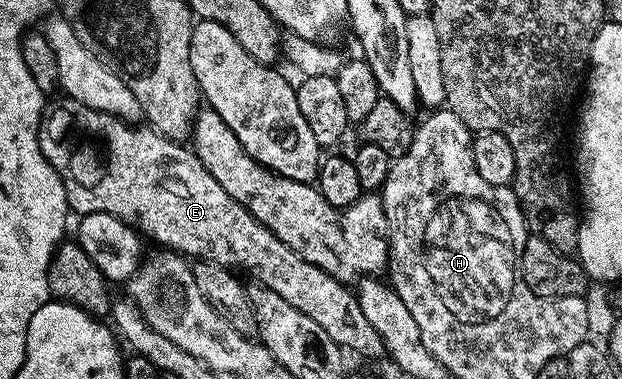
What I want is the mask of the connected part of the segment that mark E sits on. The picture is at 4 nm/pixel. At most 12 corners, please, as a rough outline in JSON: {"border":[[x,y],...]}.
{"border":[[64,97],[39,147],[76,215],[240,266],[344,351],[358,297],[297,256],[194,149]]}

